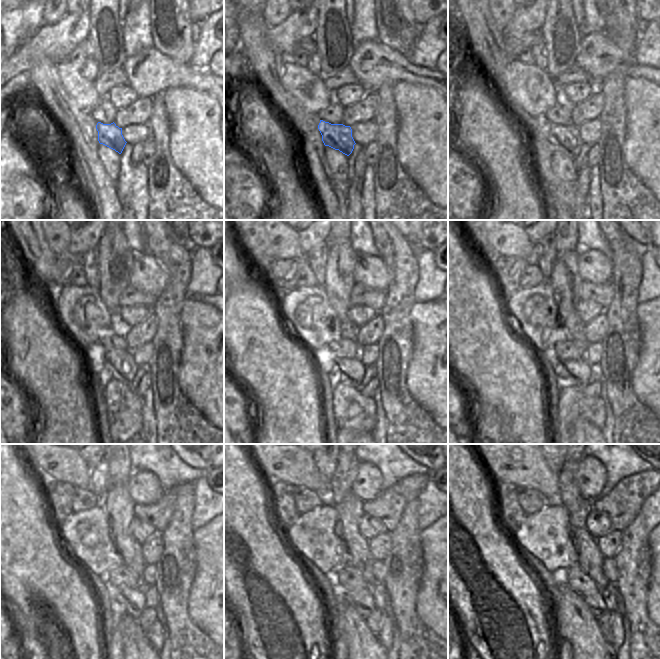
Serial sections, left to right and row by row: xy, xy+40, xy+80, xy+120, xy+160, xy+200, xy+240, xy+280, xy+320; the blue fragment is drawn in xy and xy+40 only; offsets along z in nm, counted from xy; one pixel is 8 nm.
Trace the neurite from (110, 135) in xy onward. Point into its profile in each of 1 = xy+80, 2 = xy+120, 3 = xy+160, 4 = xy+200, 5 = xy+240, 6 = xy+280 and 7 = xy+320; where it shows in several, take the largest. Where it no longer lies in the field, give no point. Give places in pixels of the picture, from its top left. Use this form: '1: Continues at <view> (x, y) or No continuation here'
1: Continues at xy+80 (566, 139)
2: Continues at xy+120 (120, 363)
3: Continues at xy+160 (352, 369)
4: Continues at xy+200 (579, 370)
5: Continues at xy+240 (134, 598)
6: Continues at xy+280 (362, 600)
7: Continues at xy+320 (596, 603).

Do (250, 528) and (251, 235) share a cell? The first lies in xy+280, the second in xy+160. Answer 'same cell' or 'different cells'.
different cells

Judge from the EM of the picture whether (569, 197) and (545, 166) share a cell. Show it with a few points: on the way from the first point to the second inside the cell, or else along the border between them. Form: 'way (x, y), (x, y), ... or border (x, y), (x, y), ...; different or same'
border (549, 160), (557, 181), (557, 194), (566, 204); different

